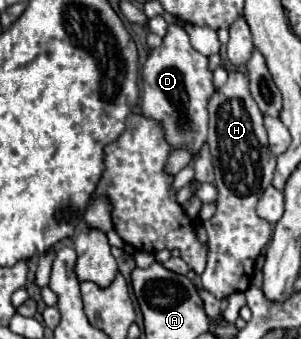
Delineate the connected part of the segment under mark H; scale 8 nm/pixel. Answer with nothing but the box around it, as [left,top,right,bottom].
[201,70,275,300]

